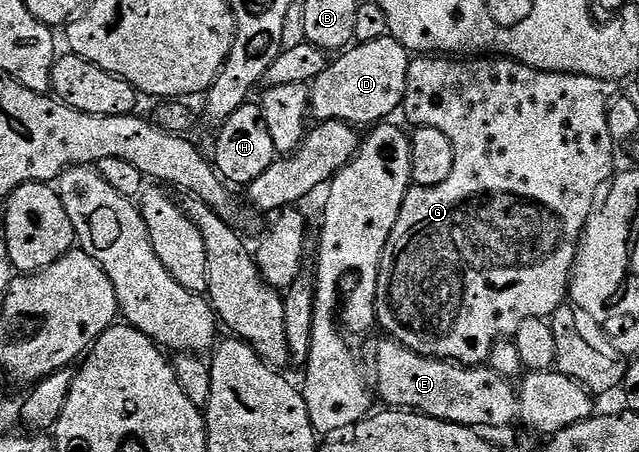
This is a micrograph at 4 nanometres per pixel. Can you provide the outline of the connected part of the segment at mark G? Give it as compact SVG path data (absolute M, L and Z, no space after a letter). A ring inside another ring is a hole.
M455 56L412 57L409 64L409 80L405 80L401 114L412 122L412 127L437 128L437 132L445 132L445 136L449 136L453 144L453 172L449 172L449 176L436 186L412 185L401 204L401 216L397 216L393 232L389 232L389 240L381 256L375 301L375 320L378 329L383 329L388 339L397 341L426 358L446 358L459 362L462 366L482 366L490 359L493 344L514 339L517 328L521 328L525 320L550 319L555 309L568 301L571 275L575 269L575 258L579 255L579 241L583 239L583 229L587 227L591 211L600 197L601 188L610 183L617 170L617 143L609 132L607 119L607 109L617 94L615 89L617 86L614 82L606 82L584 74L545 72L502 56L479 56L474 60L460 60ZM591 170L603 171L595 175Z

